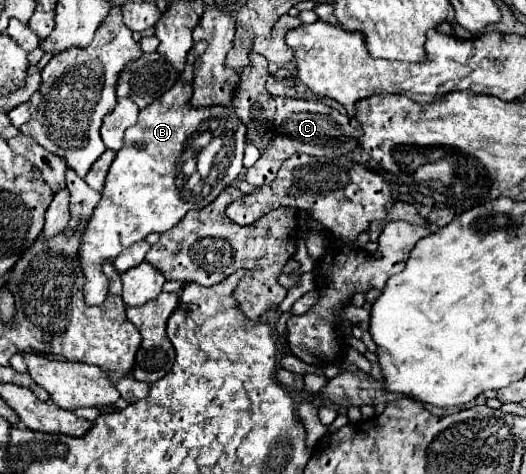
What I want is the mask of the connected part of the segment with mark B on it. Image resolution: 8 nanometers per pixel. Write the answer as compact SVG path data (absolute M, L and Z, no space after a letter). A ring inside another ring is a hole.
M205 41L195 43L177 83L163 97L139 111L139 121L127 129L123 147L117 151L109 167L101 201L83 231L79 247L81 269L87 279L83 285L87 305L101 305L105 301L109 279L101 271L103 261L115 259L117 253L145 239L149 233L169 231L185 217L187 211L207 207L243 171L245 127L233 109L221 105L197 109L189 105L193 89L193 61L205 47ZM205 139L217 139L219 149L209 173L205 177L191 177L197 173L195 163L199 153L205 149Z

